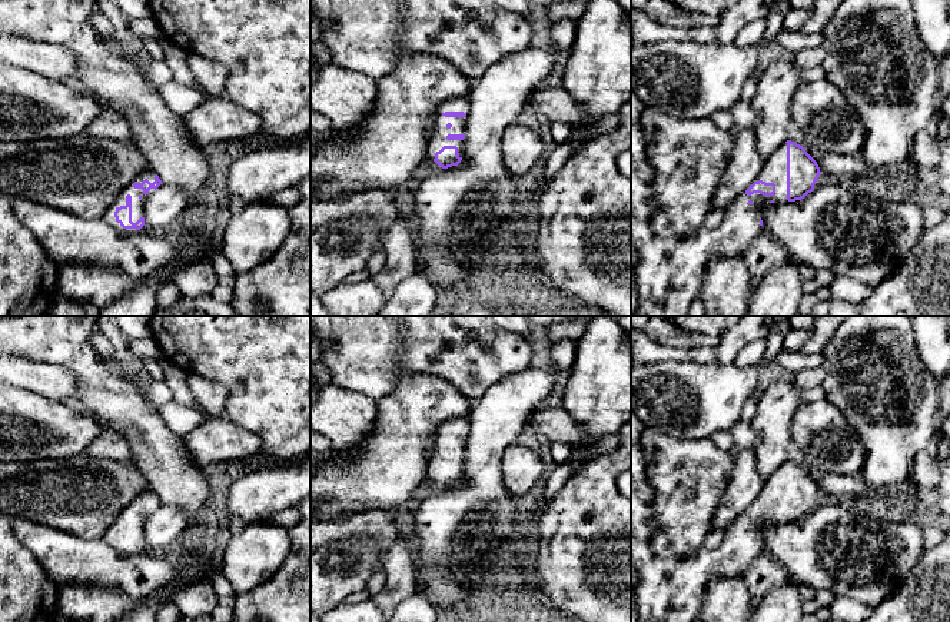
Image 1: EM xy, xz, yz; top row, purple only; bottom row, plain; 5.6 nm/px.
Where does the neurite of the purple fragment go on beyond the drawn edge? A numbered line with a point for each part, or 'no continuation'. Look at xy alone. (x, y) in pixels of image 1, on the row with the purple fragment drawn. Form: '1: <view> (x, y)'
1: xy (138, 205)

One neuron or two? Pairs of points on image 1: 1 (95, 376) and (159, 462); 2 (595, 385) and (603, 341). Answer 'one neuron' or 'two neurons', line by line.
1: one neuron
2: one neuron

